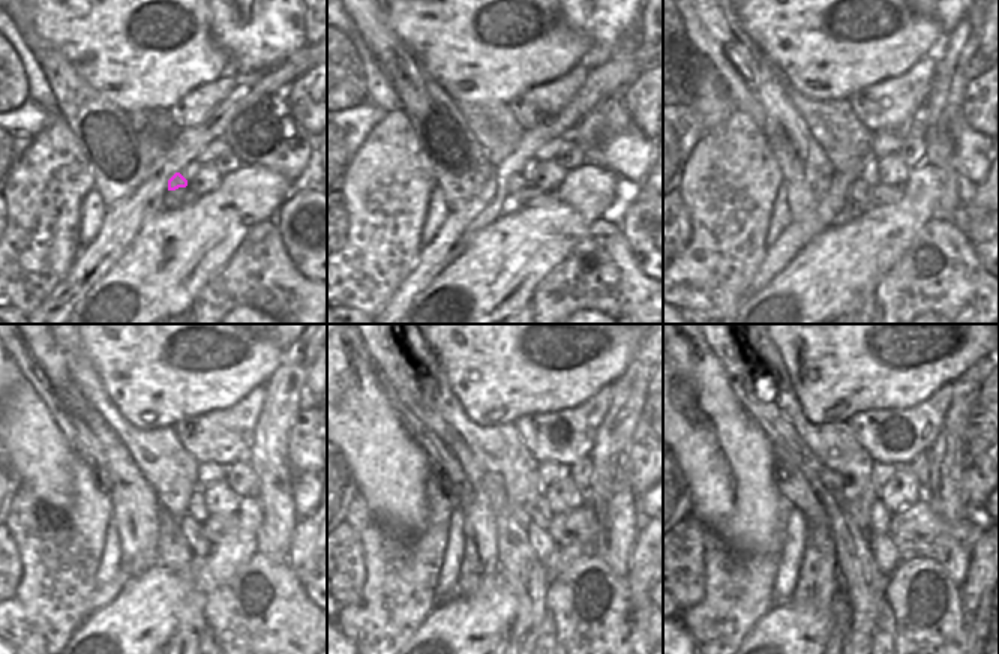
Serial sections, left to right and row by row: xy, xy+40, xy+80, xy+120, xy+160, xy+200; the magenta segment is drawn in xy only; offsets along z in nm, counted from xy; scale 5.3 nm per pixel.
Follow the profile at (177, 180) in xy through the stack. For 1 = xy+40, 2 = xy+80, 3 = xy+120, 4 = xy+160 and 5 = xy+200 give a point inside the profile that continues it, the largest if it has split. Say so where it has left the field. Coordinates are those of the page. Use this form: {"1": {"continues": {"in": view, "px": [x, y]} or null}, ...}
{"1": {"continues": {"in": "xy+40", "px": [516, 182]}}, "2": {"continues": {"in": "xy+80", "px": [858, 189]}}, "3": {"continues": {"in": "xy+120", "px": [191, 528]}}, "4": {"continues": {"in": "xy+160", "px": [539, 539]}}, "5": {"continues": {"in": "xy+200", "px": [884, 551]}}}

